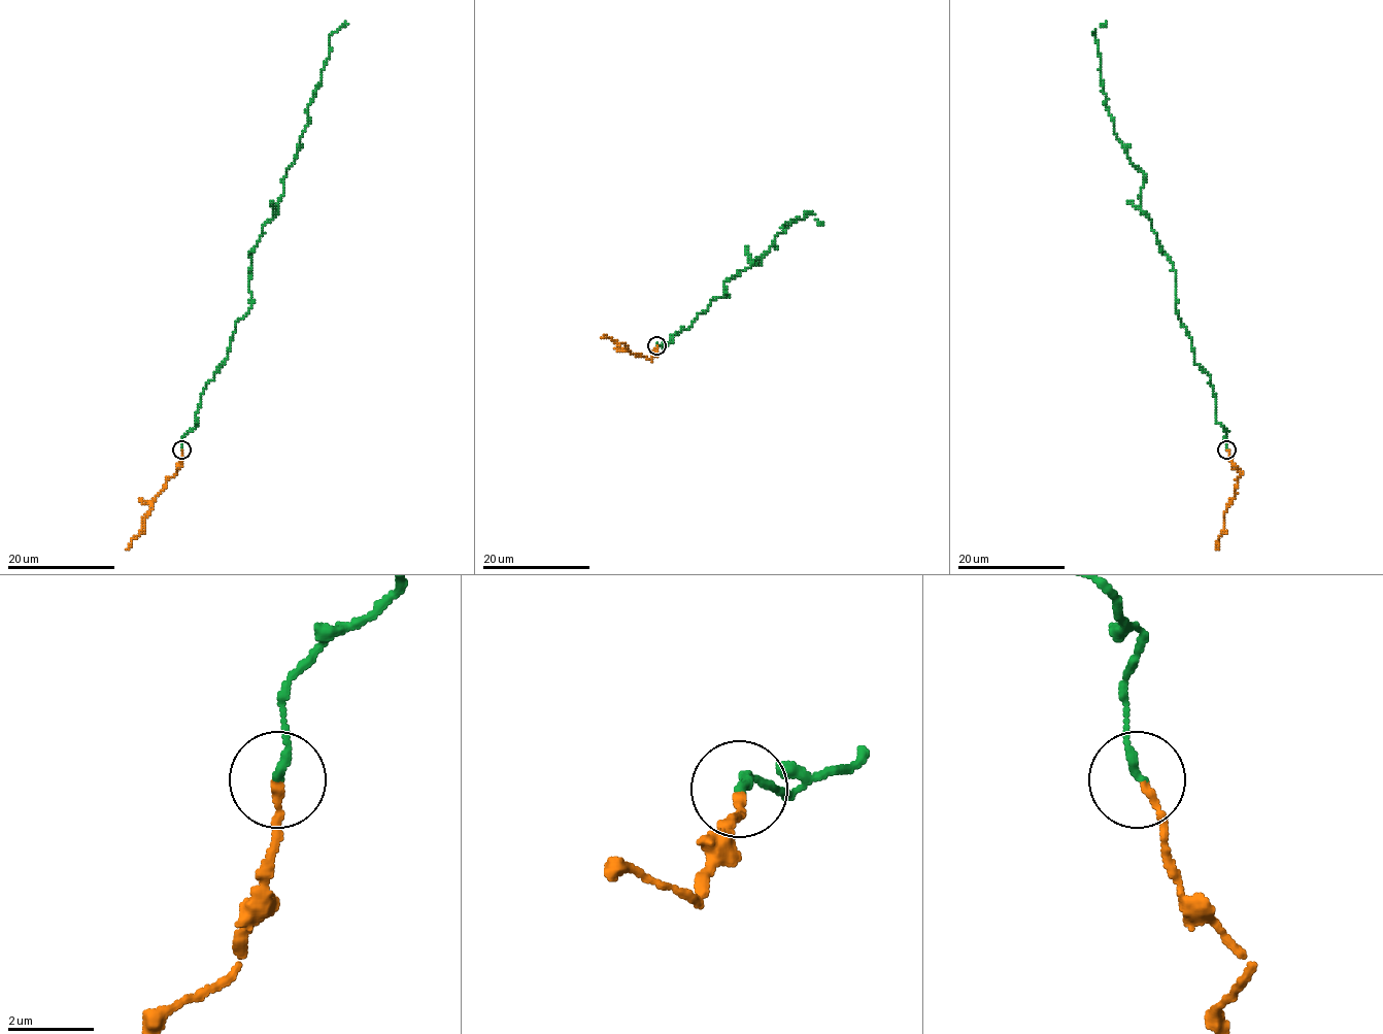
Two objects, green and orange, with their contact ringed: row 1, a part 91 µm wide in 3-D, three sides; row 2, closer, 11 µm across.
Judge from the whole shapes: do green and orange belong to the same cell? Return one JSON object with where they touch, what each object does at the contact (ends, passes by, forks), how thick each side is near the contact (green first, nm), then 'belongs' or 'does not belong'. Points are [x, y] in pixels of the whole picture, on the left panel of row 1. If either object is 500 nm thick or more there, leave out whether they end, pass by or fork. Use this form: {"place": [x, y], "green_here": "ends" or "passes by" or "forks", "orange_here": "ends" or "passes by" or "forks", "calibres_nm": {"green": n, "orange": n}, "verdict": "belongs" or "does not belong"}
{"place": [181, 449], "green_here": "ends", "orange_here": "ends", "calibres_nm": {"green": 190, "orange": 170}, "verdict": "belongs"}

